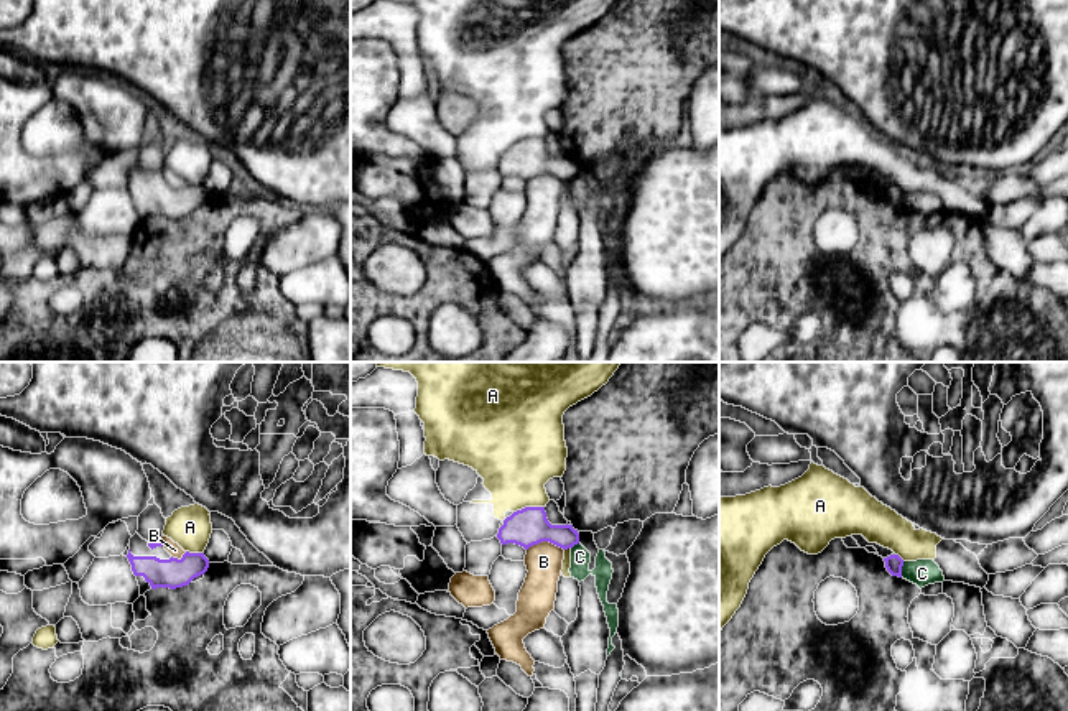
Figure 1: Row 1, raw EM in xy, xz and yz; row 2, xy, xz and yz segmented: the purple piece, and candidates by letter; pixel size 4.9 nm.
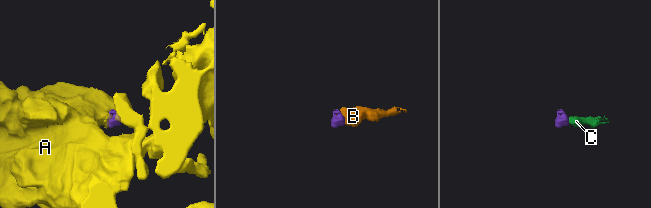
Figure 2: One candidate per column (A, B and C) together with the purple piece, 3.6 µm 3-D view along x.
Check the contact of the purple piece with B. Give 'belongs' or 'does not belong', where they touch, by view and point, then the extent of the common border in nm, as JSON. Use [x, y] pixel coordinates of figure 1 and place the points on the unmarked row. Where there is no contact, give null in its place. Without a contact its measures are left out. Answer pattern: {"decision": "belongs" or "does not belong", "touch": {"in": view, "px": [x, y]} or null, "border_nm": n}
{"decision": "does not belong", "touch": {"in": "xz", "px": [545, 171]}, "border_nm": 180}

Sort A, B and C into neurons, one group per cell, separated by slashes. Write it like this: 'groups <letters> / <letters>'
groups A / B / C

